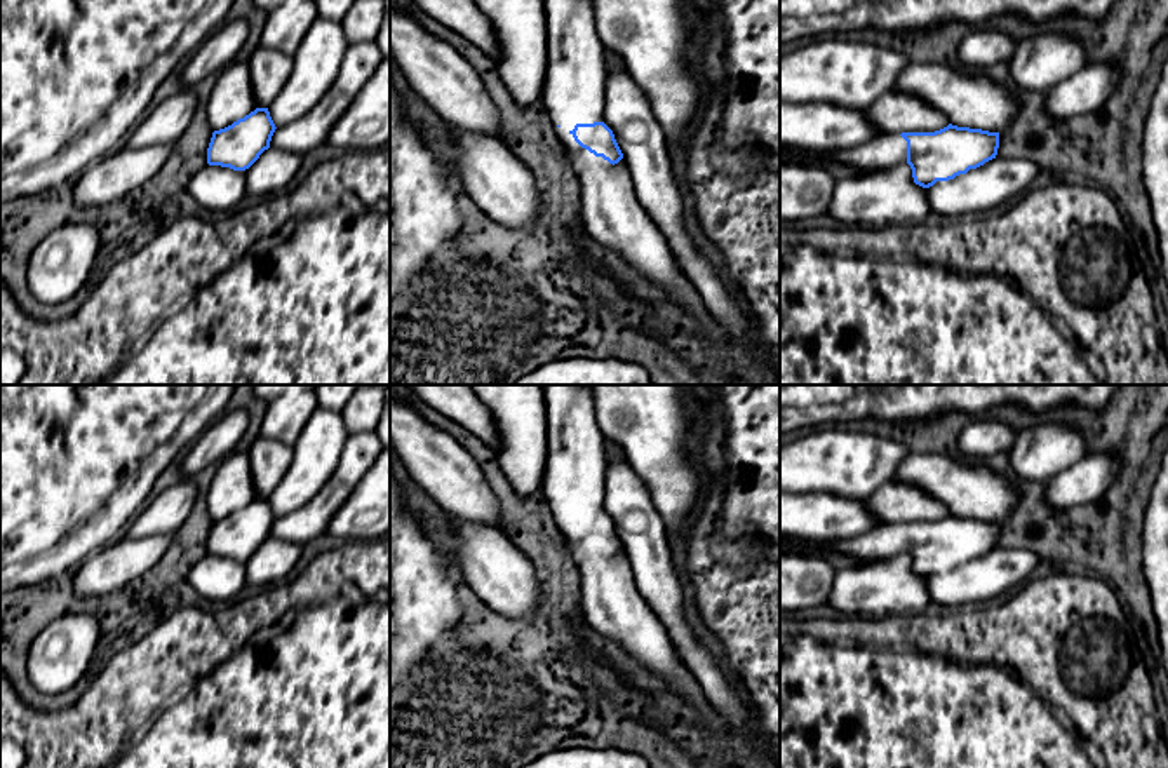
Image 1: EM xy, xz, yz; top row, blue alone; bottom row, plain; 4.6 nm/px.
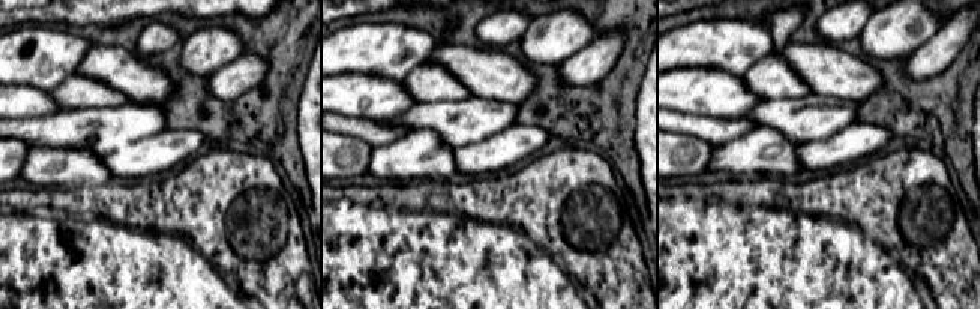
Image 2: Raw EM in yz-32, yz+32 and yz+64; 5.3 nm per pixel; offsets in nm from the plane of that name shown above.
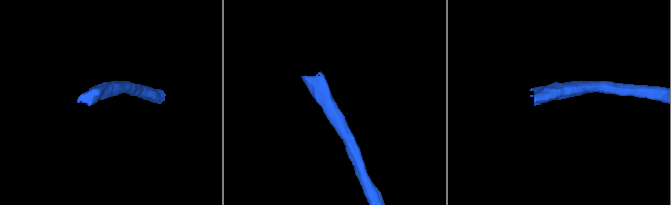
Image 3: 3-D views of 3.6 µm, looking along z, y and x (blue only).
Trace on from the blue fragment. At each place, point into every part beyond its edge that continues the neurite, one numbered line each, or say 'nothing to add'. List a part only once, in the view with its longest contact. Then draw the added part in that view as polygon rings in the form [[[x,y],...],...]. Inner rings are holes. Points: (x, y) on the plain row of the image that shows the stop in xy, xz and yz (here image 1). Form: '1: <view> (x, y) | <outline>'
1: xz (573, 483) | [[[543,385],[547,408],[547,465],[540,491],[561,531],[580,536],[571,521],[576,514],[604,512],[606,495],[606,437],[599,428],[592,385]]]

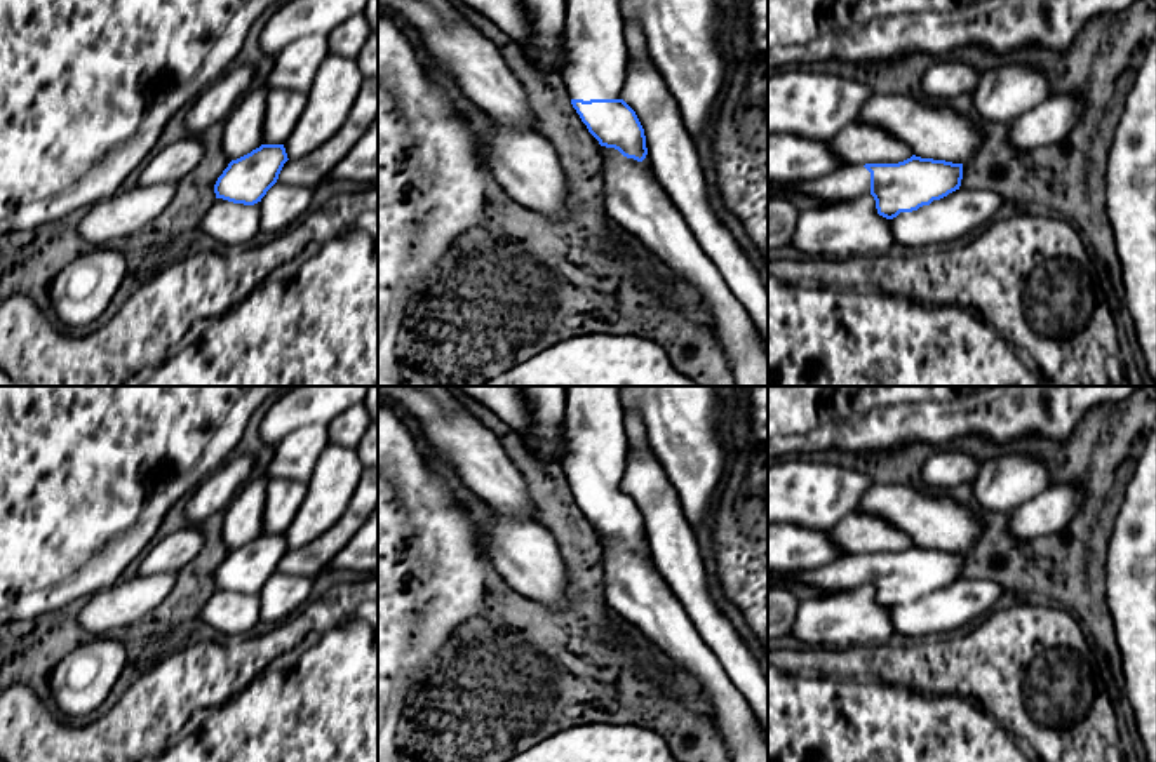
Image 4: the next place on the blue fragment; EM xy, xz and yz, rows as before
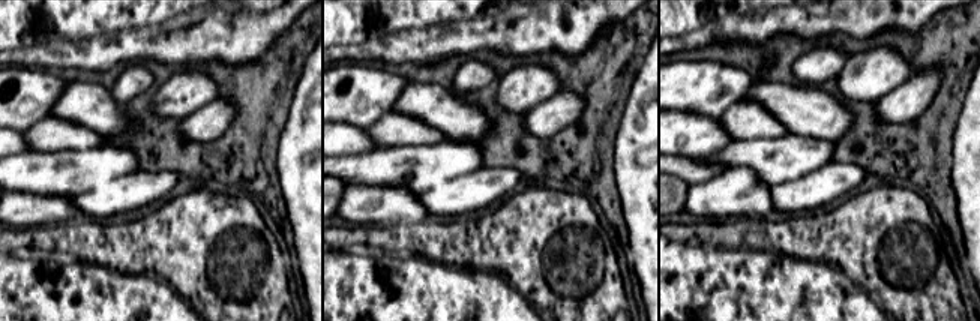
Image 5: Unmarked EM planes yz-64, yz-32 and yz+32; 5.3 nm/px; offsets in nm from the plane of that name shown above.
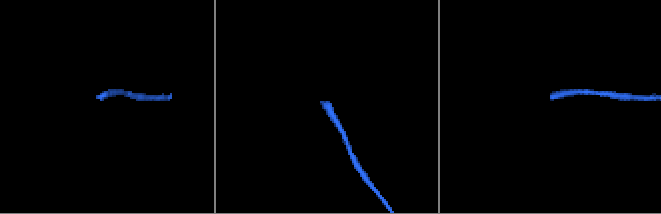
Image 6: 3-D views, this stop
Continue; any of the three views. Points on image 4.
1: xz (598, 446) | [[[566,386],[568,452],[559,461],[571,489],[622,489],[628,438],[620,386]]]

